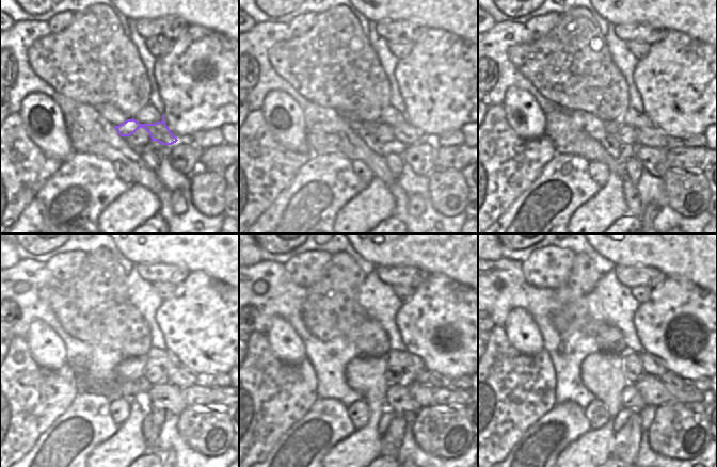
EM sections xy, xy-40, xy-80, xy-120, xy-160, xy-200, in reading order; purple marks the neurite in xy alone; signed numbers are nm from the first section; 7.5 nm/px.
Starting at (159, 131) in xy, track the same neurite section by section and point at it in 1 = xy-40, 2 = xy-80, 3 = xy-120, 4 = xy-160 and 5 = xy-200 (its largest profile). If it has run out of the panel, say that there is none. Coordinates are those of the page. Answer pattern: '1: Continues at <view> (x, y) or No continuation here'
1: Continues at xy-40 (404, 133)
2: Continues at xy-80 (652, 137)
3: Continues at xy-120 (179, 376)
4: Continues at xy-160 (425, 377)
5: Continues at xy-200 (671, 381)

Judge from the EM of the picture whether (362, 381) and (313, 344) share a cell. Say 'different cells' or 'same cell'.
different cells

